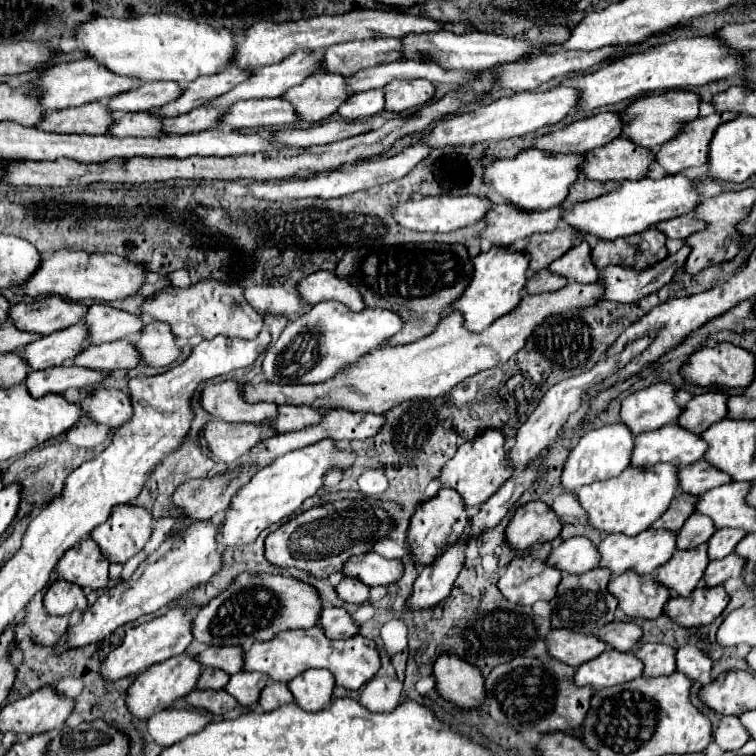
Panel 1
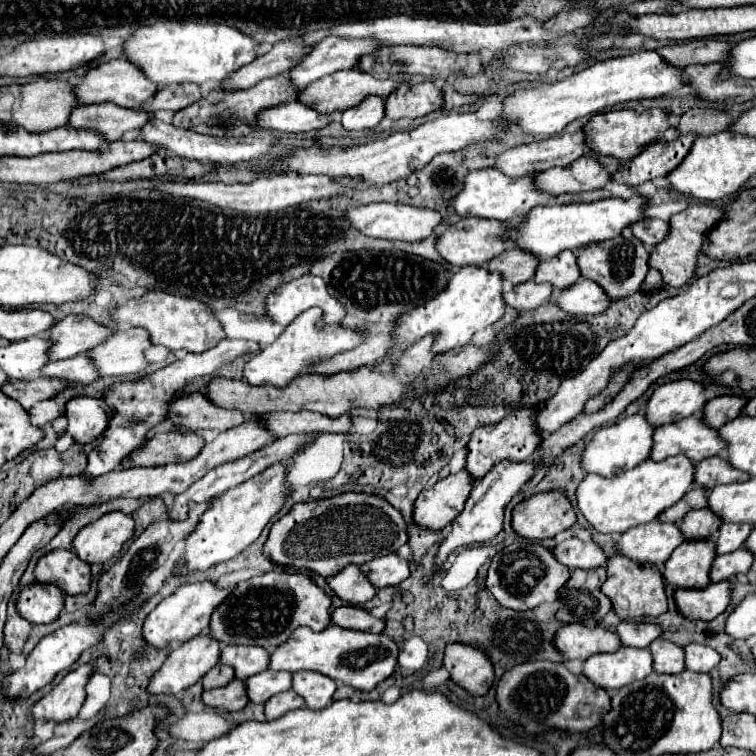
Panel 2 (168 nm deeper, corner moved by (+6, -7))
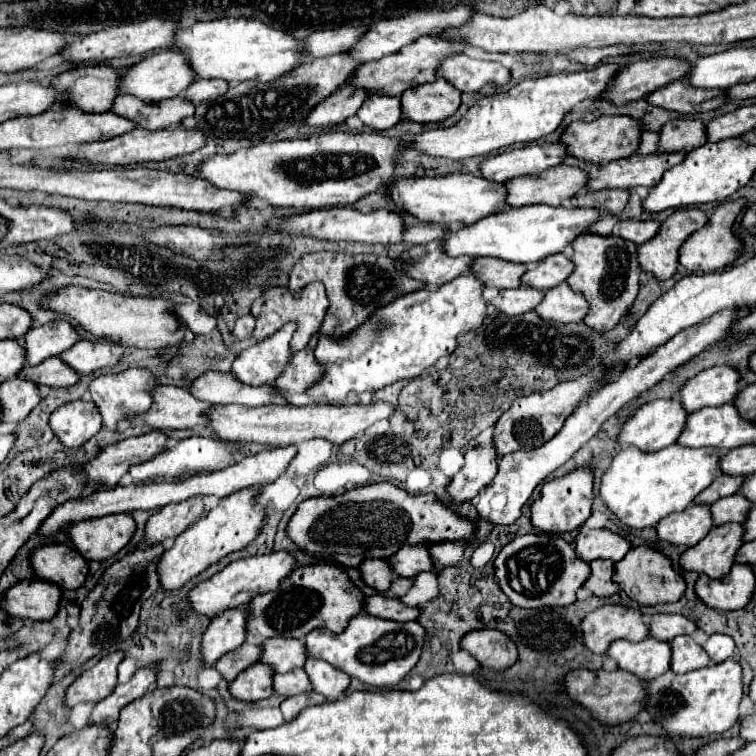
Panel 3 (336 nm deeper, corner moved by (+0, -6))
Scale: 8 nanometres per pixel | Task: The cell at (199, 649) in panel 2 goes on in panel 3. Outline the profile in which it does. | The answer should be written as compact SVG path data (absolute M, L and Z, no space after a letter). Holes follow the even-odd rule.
M246 606L224 610L216 618L212 618L202 640L202 658L206 664L214 664L220 656L244 644L246 620L248 620Z

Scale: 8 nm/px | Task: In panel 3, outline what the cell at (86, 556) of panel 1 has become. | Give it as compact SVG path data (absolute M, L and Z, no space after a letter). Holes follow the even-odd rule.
M48 542L32 550L30 566L40 580L56 582L64 590L74 590L88 576L88 562L68 544Z

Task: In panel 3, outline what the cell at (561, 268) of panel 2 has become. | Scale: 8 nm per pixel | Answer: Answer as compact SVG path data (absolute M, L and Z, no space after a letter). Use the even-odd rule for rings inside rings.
M552 254L544 262L532 264L526 274L522 274L522 284L528 284L538 290L550 290L556 284L562 284L568 274L572 274L572 262L564 254Z

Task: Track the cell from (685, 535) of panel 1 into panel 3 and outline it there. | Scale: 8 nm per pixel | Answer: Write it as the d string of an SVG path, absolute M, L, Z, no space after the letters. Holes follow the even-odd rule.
M732 494L726 498L720 498L718 502L712 504L712 516L716 526L726 524L726 522L744 522L754 508L752 502L748 502L746 496L742 494Z

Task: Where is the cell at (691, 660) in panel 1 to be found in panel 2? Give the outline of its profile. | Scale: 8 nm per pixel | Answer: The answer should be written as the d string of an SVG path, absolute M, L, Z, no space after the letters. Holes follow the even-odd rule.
M698 643L686 645L684 651L686 651L686 663L684 665L688 671L694 671L694 673L708 673L720 661L720 655L714 649L702 647Z

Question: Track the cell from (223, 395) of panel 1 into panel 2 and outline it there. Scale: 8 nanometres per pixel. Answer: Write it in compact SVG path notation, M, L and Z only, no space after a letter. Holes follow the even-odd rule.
M196 391L190 395L176 397L170 403L170 419L174 421L174 425L186 427L190 431L228 431L242 423L242 413L234 409L220 409L204 393Z

